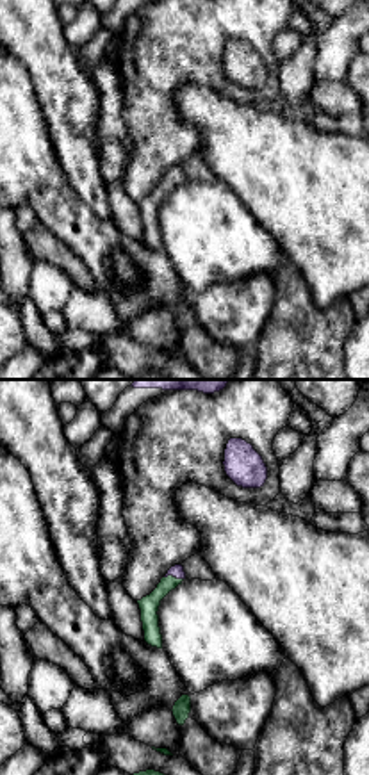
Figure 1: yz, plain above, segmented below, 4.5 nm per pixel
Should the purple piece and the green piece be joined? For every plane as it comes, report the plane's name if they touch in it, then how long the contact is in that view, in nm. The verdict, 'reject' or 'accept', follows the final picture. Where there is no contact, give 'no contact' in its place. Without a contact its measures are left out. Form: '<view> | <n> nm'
yz | 90 nm

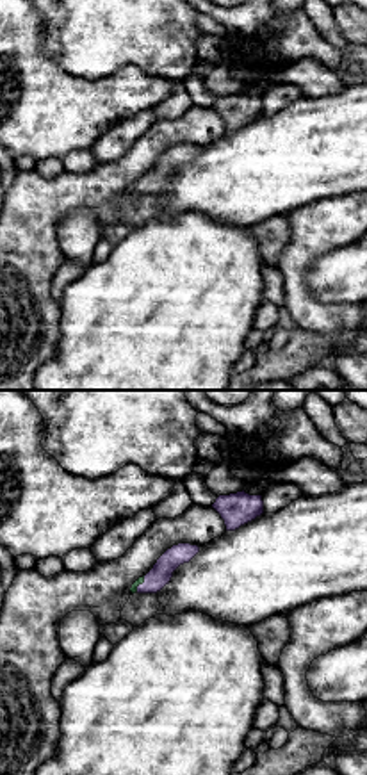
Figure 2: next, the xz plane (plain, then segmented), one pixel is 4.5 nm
xz | 80 nm

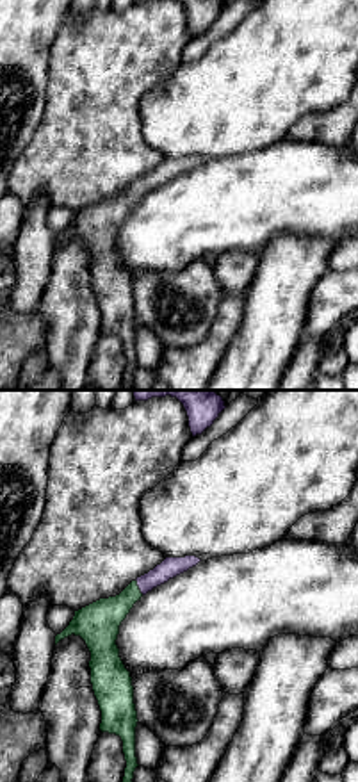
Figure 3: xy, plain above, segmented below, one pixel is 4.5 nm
xy | 80 nm

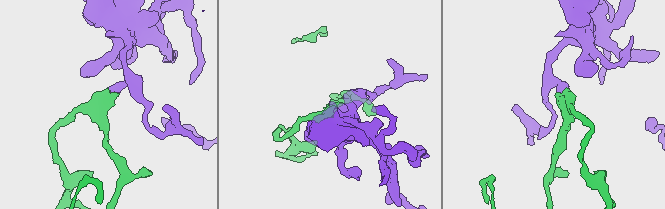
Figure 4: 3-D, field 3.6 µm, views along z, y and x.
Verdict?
accept

